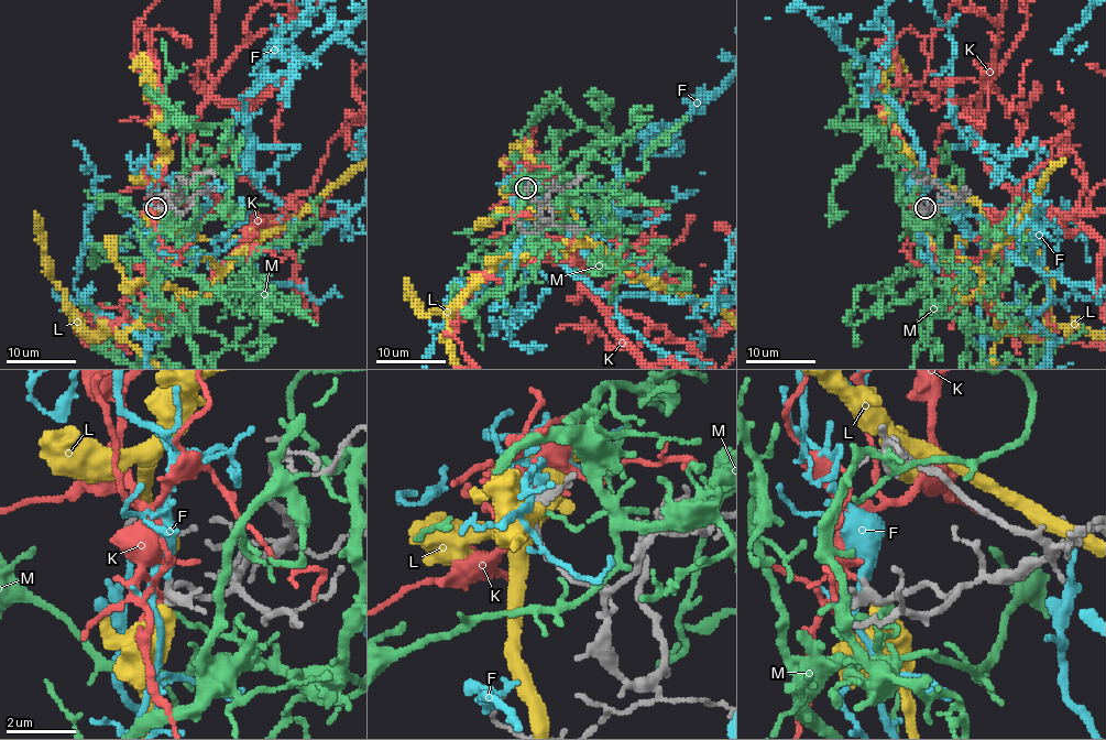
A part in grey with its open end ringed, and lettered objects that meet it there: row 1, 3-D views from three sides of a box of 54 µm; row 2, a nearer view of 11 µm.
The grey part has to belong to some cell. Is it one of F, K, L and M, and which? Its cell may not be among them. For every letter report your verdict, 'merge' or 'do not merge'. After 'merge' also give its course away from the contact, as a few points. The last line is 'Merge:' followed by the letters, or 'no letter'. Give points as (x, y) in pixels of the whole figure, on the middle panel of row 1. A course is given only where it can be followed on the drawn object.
F: do not merge
K: do not merge
L: do not merge
M: do not merge
Merge: no letter

